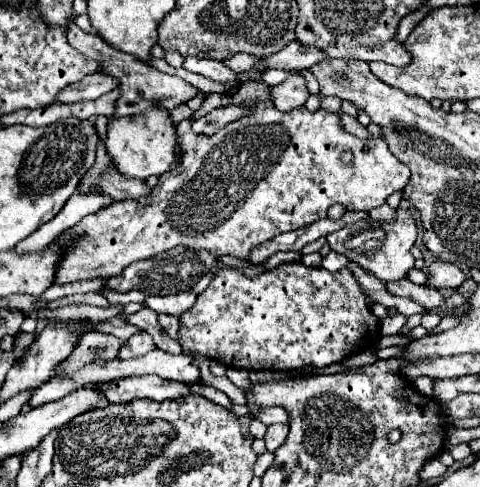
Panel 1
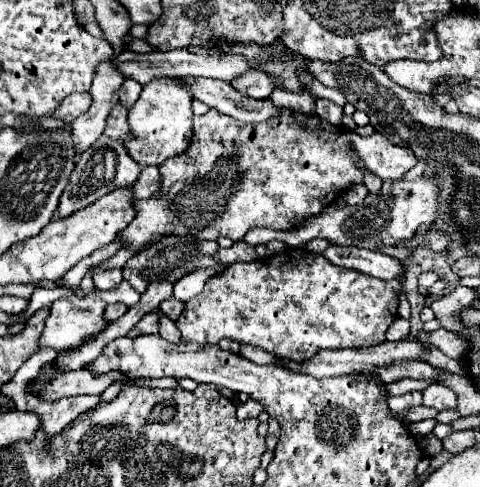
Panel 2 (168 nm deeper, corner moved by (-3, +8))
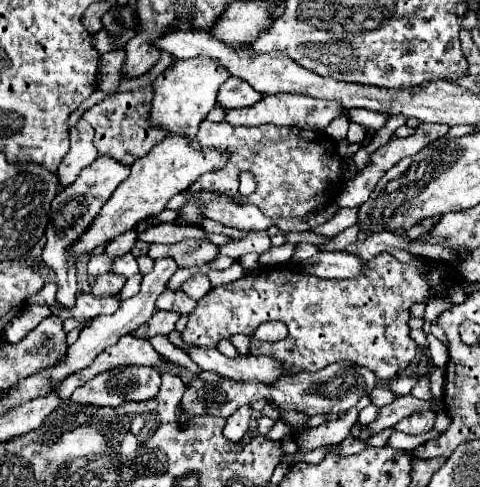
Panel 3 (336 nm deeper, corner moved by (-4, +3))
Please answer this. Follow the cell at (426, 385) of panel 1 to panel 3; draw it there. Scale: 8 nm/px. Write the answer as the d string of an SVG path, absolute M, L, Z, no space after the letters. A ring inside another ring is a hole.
M362 397L344 417L338 417L334 421L328 421L328 423L322 423L320 427L314 427L310 429L310 433L306 435L300 435L296 441L298 441L298 447L302 451L312 451L316 447L322 447L322 445L334 445L334 443L340 443L344 441L348 435L350 435L350 429L352 429L352 423L358 421L358 413L370 405L370 397Z

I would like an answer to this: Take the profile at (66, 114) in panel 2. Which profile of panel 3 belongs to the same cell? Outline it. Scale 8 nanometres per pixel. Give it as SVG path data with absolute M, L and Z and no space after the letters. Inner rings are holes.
M152 89L125 91L114 93L112 97L106 97L102 103L84 111L82 119L86 119L94 127L94 146L98 153L116 157L116 161L122 161L124 165L132 165L136 159L144 157L154 145L158 145L164 139L164 133L160 133L160 129L152 129L152 133L148 131L150 103Z

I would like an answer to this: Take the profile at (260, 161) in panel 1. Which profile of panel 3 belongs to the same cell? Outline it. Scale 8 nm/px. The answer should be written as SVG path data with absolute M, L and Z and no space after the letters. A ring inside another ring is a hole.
M204 121L200 125L198 135L192 139L192 147L194 149L212 147L222 153L228 153L228 161L222 169L204 173L198 181L194 181L184 191L186 201L178 209L178 219L194 227L200 227L200 223L204 221L202 199L198 197L200 191L226 195L238 205L256 205L270 219L306 217L308 213L316 213L326 205L332 205L340 191L336 189L342 179L338 177L340 157L336 153L334 141L330 137L322 137L320 131L314 133L314 139L304 139L302 131L296 127L290 127L288 135L284 135L284 127L276 127L276 125L232 127L226 121L220 123ZM240 171L252 171L258 181L258 189L248 197L238 193Z

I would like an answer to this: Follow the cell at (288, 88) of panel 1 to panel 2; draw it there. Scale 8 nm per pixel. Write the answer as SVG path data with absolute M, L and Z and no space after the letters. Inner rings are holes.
M247 70L243 76L237 76L229 84L249 98L265 98L275 90L275 84L269 80L269 76L259 70Z

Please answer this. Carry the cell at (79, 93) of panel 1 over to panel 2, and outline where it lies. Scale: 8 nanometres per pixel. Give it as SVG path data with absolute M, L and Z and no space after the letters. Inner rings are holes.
M177 48L177 50L167 50L167 52L149 52L149 54L137 54L137 52L121 52L119 58L115 60L115 64L119 66L119 72L125 78L133 78L139 84L147 84L157 76L167 76L167 78L187 78L187 76L205 76L205 78L219 78L225 82L231 82L233 78L237 78L239 74L251 70L251 64L247 64L247 60L243 60L243 56L235 56L235 54L225 54L221 58L217 56L199 56L199 54L191 54L185 48Z

